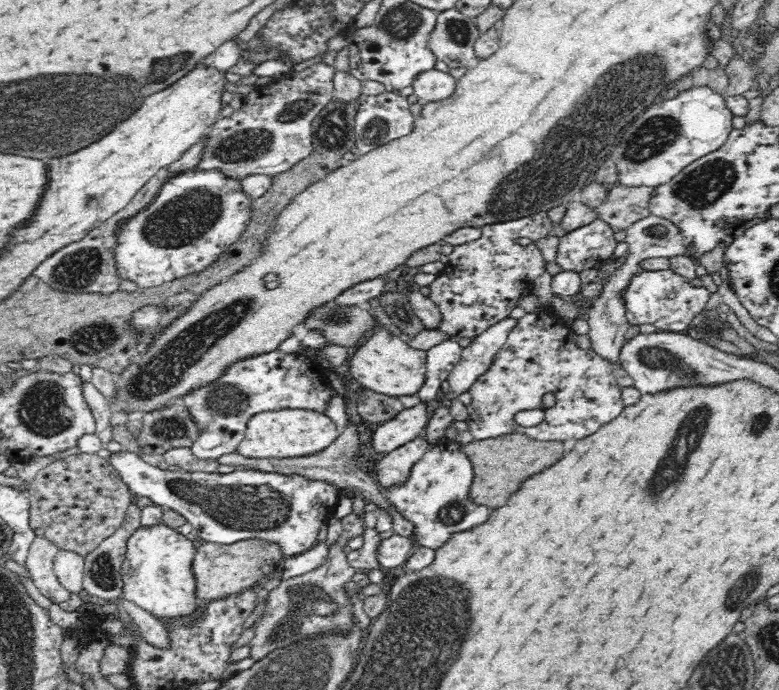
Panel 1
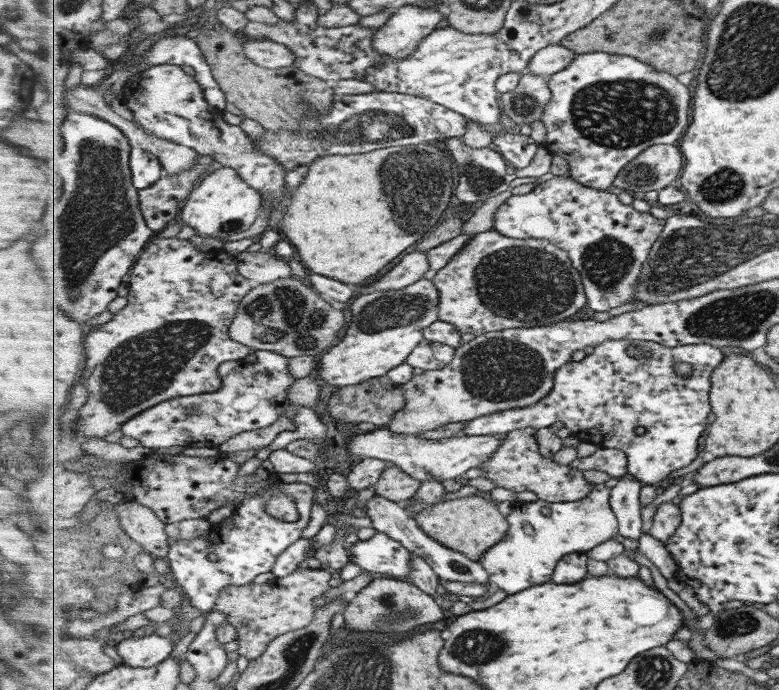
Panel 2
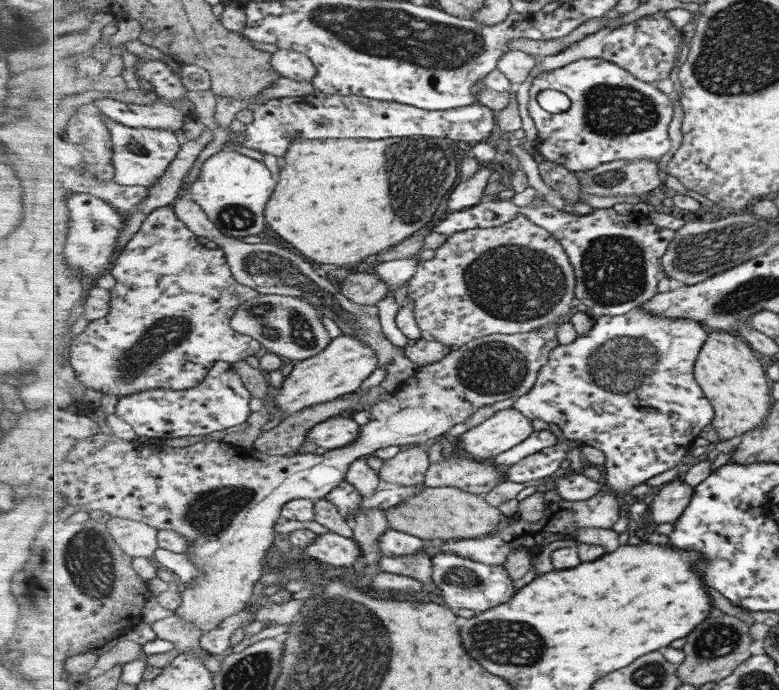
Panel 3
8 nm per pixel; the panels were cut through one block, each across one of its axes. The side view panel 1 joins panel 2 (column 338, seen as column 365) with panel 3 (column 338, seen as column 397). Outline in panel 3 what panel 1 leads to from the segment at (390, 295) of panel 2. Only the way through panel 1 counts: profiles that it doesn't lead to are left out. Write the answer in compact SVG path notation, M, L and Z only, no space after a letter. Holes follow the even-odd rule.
M339 335L322 353L307 360L294 362L291 374L284 377L283 384L279 389L272 390L270 388L270 394L273 395L274 400L272 406L277 404L280 409L288 414L281 418L275 413L273 419L266 421L260 428L260 434L267 432L267 430L277 426L281 420L301 410L325 404L350 392L355 392L357 388L361 388L365 378L369 378L378 368L379 357L377 357L374 348L370 348L368 344L364 344L362 340L358 340L354 336Z

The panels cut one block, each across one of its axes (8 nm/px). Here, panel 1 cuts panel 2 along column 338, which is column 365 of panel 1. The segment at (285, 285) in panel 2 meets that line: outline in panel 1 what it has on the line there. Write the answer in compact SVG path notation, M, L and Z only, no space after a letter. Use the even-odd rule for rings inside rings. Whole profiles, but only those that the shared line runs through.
M335 299L322 306L316 306L310 310L310 314L303 318L304 328L308 330L320 330L326 342L330 345L342 348L362 347L372 332L378 331L380 327L374 314L366 306L341 306Z

